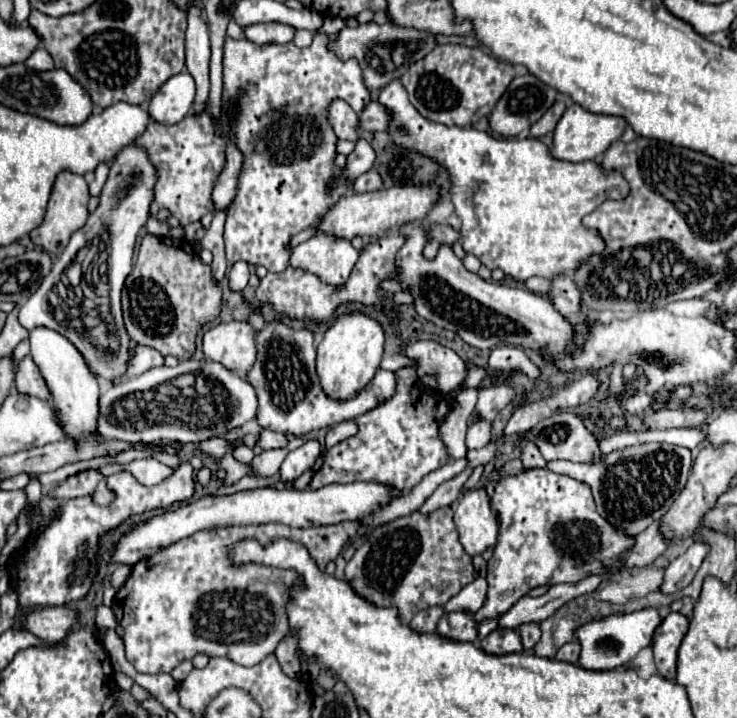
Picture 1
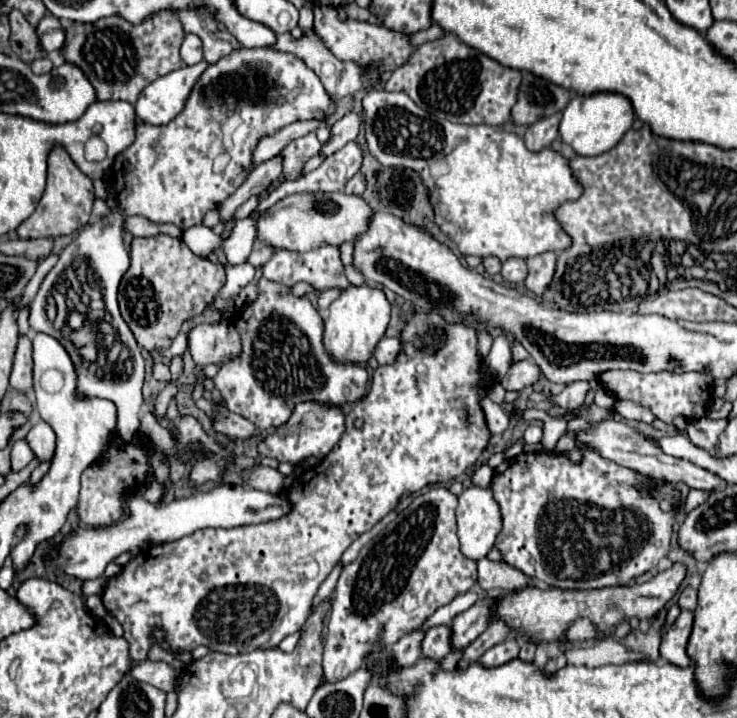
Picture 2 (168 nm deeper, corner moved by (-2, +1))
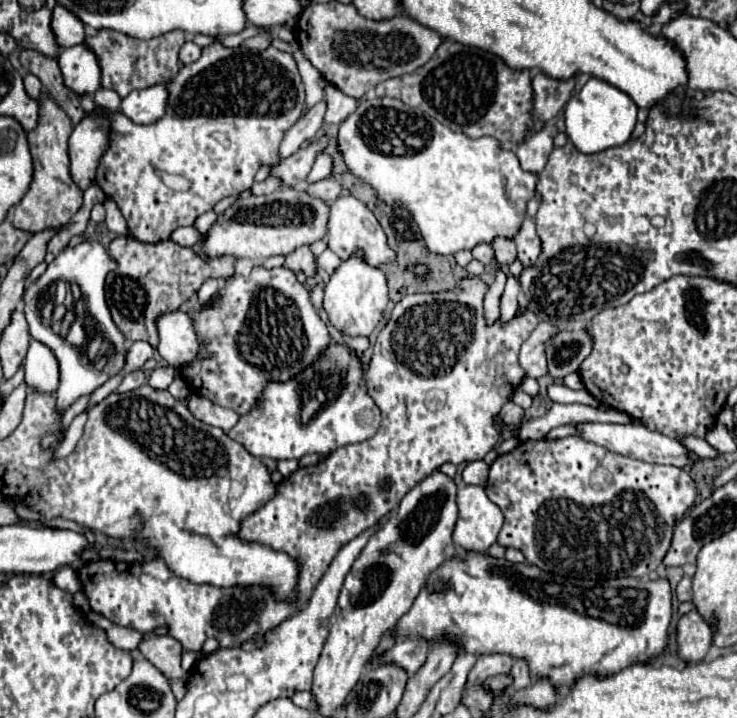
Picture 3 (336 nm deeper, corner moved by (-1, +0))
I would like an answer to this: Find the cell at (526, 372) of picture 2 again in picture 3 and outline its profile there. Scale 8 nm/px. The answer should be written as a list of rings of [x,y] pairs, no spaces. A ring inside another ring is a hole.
[[[541,321],[535,331],[529,335],[529,339],[523,343],[521,347],[521,355],[519,355],[519,361],[521,361],[521,367],[525,369],[527,377],[543,377],[547,375],[547,359],[545,359],[545,343],[557,335],[557,327],[555,325],[549,325],[545,321]]]

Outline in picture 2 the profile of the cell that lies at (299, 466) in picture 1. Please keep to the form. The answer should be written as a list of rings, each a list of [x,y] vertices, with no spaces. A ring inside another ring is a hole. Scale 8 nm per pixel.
[[[302,402],[296,406],[292,418],[284,426],[276,428],[274,434],[270,434],[260,442],[260,456],[270,456],[276,458],[278,462],[288,462],[292,466],[300,464],[308,456],[326,458],[326,454],[340,440],[342,432],[344,432],[344,416],[340,408],[328,408],[316,402]]]

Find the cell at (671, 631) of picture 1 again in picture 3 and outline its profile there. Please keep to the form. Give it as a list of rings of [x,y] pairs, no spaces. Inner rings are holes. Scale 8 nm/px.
[[[697,609],[689,611],[679,619],[677,643],[679,643],[679,655],[685,661],[699,661],[709,651],[713,643],[713,629],[699,615]]]

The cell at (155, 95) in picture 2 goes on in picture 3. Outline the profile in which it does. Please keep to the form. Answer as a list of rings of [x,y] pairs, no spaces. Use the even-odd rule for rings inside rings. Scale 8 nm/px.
[[[167,83],[133,91],[125,99],[121,99],[121,113],[127,115],[133,123],[155,123],[165,115],[167,107]]]

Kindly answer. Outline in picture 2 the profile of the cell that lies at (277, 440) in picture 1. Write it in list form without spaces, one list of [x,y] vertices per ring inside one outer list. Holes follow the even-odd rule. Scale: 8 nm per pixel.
[[[214,406],[214,416],[216,416],[214,430],[220,432],[220,434],[236,436],[240,440],[256,436],[256,426],[250,420],[238,416],[238,414],[232,414],[232,412],[228,412],[228,410],[220,408],[220,406]]]

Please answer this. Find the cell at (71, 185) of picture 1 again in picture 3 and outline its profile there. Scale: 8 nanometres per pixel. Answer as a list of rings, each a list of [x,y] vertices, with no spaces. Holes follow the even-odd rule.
[[[41,91],[39,99],[41,103],[39,103],[37,127],[27,133],[29,151],[33,157],[33,179],[31,179],[29,191],[13,207],[13,221],[11,221],[17,229],[31,231],[31,233],[39,233],[47,227],[65,225],[83,203],[83,191],[73,183],[69,175],[67,139],[73,131],[73,125],[67,113],[55,103],[55,99],[47,91]]]

